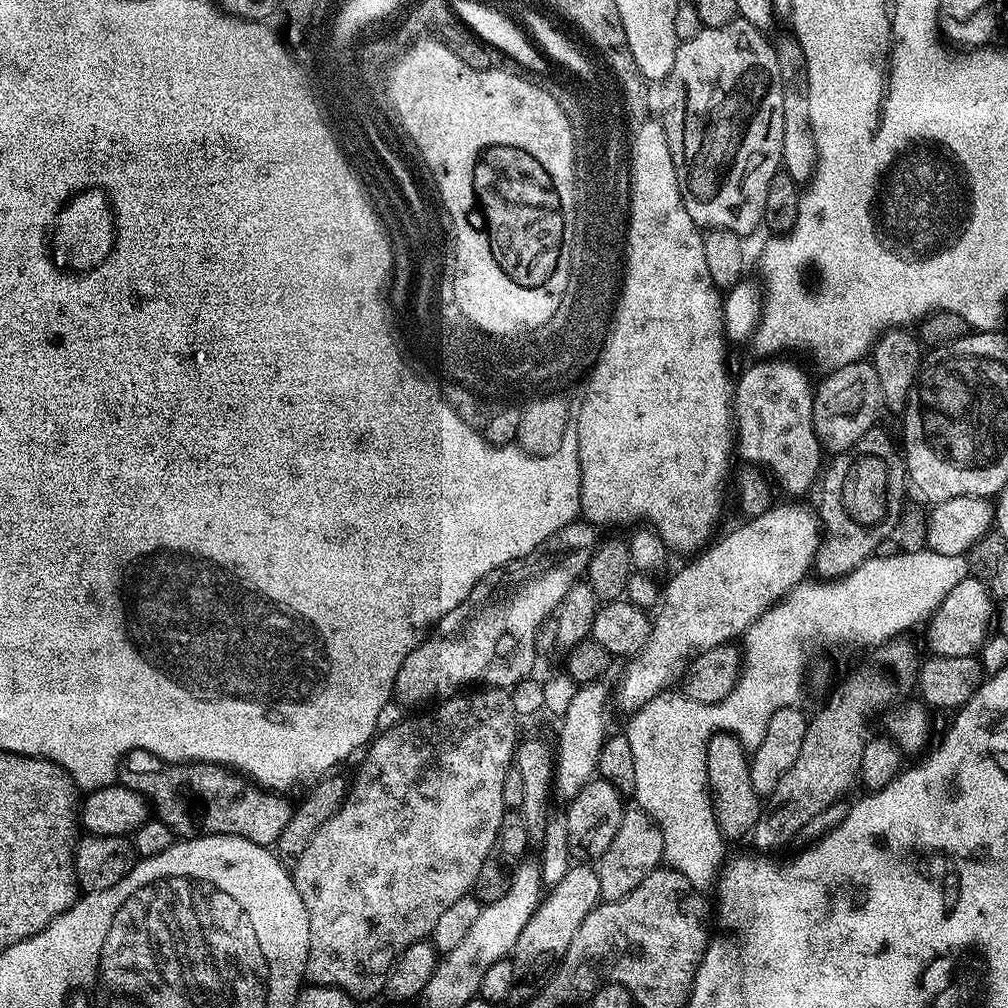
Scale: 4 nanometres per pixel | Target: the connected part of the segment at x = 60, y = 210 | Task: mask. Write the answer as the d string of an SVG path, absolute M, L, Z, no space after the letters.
M84 184L84 188L72 188L72 192L56 204L56 212L52 212L48 228L44 228L44 260L52 264L52 272L60 272L60 276L68 276L68 280L100 280L100 276L112 268L116 244L120 244L120 216L116 216L116 200L112 200L112 192L108 192L104 184Z

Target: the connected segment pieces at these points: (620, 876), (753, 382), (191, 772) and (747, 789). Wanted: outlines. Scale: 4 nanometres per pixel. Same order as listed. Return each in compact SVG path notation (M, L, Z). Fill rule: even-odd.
M632 806L625 809L618 833L596 864L601 899L606 902L618 901L626 894L632 893L646 874L659 867L663 861L663 854L660 828L639 808Z
M764 358L759 362L760 364L752 364L745 370L741 376L738 376L738 381L734 386L734 426L738 431L738 452L748 459L756 466L763 466L765 469L770 468L777 476L779 482L784 486L785 490L789 492L789 497L800 498L800 495L811 486L812 483L817 483L818 477L822 472L822 464L820 468L820 454L822 455L822 447L819 438L815 434L815 428L812 425L812 397L814 393L813 385L808 385L808 376L796 364L791 364L791 359L788 358Z
M128 762L121 763L118 768L118 780L125 788L141 792L150 801L151 811L155 819L166 822L177 837L194 836L241 836L255 844L275 845L278 834L282 834L286 822L290 822L293 805L283 800L283 795L272 790L265 790L255 783L249 782L243 775L237 774L231 767L211 762L165 763L160 768L152 768L143 772L140 768L131 768Z
M718 732L708 743L708 787L713 795L712 809L718 830L725 841L740 840L755 829L762 811L762 797L750 782L749 753L740 745L737 736Z

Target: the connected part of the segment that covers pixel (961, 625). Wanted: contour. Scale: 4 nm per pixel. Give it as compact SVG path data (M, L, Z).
M969 575L942 602L937 606L927 621L928 644L931 651L938 656L976 656L984 647L985 640L990 635L990 629L994 624L994 600L988 593L989 585L983 580L977 580L975 576Z

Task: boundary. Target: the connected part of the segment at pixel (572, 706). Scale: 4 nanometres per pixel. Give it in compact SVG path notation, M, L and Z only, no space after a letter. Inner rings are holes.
M603 683L581 684L568 700L564 721L560 724L560 745L554 748L554 788L571 798L597 775L596 763L606 739L604 711L610 708L610 692Z

